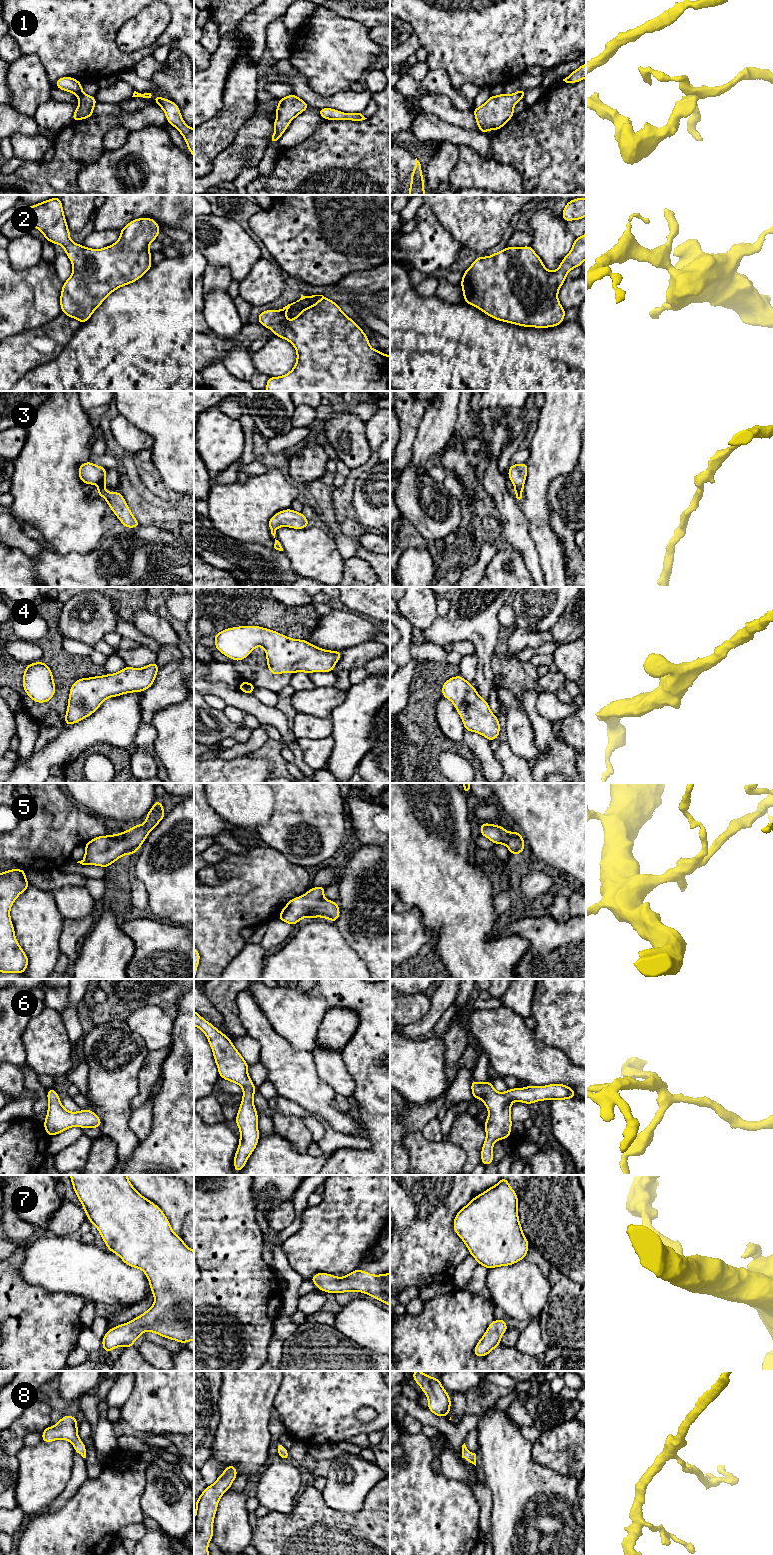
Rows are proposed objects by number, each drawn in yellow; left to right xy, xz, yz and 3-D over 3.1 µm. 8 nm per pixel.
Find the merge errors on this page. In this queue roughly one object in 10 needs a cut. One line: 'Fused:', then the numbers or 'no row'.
Fused: no row

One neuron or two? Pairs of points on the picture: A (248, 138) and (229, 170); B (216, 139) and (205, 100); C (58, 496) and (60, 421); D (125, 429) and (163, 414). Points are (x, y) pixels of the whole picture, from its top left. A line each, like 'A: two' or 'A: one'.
A: one
B: two
C: one
D: two

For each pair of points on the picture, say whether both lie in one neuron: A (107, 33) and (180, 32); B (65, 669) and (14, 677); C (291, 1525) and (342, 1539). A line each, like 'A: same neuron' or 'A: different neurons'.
A: same neuron
B: same neuron
C: same neuron

